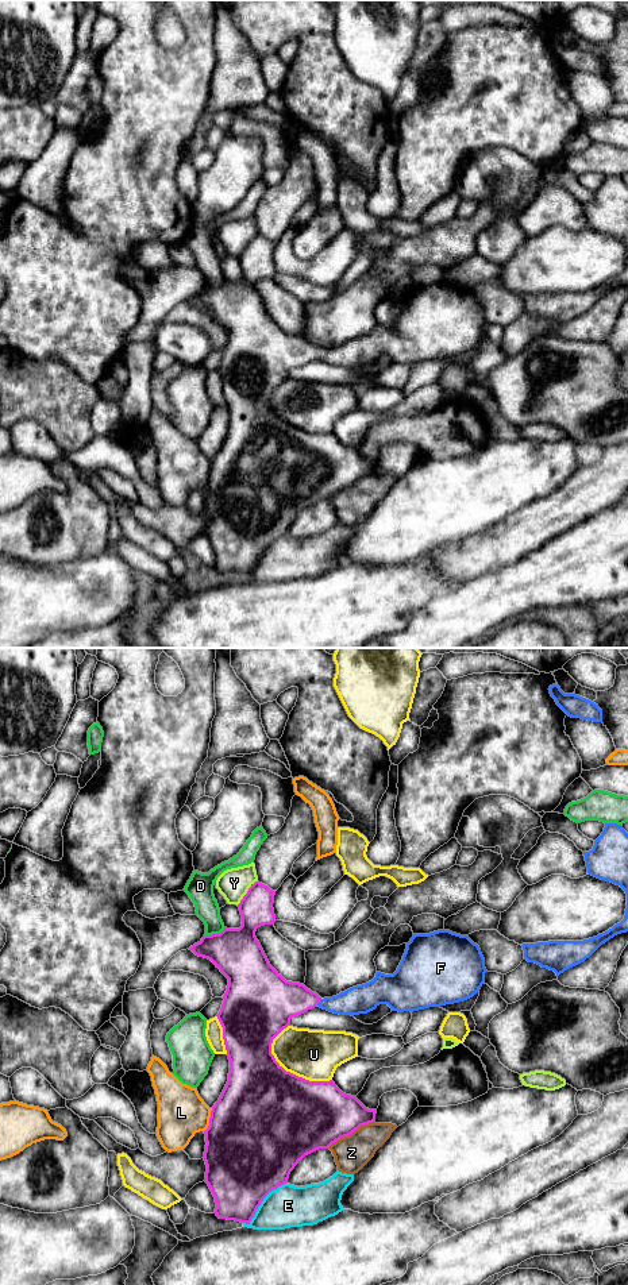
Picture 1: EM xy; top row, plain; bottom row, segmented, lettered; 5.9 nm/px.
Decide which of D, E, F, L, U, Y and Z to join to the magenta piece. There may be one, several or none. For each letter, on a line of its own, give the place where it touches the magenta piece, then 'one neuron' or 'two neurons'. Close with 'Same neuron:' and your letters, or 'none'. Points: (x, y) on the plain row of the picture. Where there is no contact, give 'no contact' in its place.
D: meets magenta in xy at (215, 286); two neurons
E: meets magenta in xy at (262, 552); two neurons
F: meets magenta in xy at (319, 352); one neuron
L: meets magenta in xy at (210, 473); two neurons
U: meets magenta in xy at (292, 425); two neurons
Y: meets magenta in xy at (247, 244); two neurons
Z: meets magenta in xy at (350, 486); two neurons
Same neuron: F

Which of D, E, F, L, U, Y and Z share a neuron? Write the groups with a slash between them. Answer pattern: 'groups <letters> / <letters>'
groups D / E / F / L / U / Y / Z

